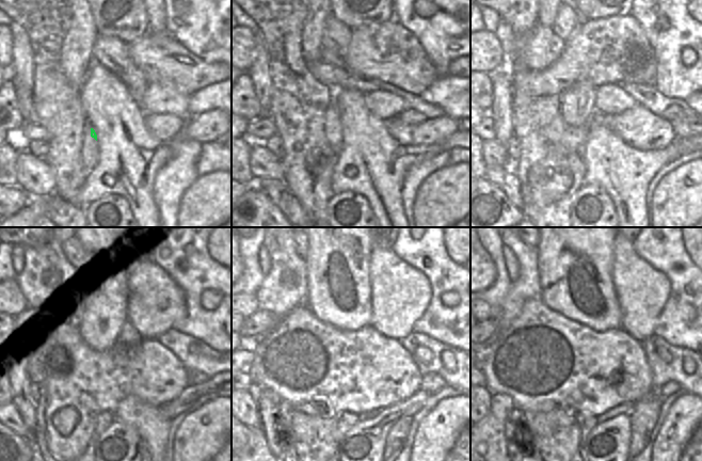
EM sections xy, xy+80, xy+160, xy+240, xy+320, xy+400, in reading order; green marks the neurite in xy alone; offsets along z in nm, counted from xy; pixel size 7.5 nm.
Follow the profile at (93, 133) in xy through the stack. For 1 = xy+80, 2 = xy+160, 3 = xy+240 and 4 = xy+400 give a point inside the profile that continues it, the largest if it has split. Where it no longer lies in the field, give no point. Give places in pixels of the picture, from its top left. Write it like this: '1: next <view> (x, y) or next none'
1: next xy+80 (332, 112)
2: next xy+160 (577, 102)
3: next xy+240 (107, 312)
4: next xy+400 (575, 254)

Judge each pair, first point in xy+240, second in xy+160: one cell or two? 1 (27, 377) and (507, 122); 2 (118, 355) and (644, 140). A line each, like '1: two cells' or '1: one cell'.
1: one cell
2: one cell

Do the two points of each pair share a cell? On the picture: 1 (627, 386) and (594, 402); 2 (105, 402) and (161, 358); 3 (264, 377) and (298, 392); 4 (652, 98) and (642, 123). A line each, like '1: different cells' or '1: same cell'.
1: same cell
2: same cell
3: same cell
4: different cells

